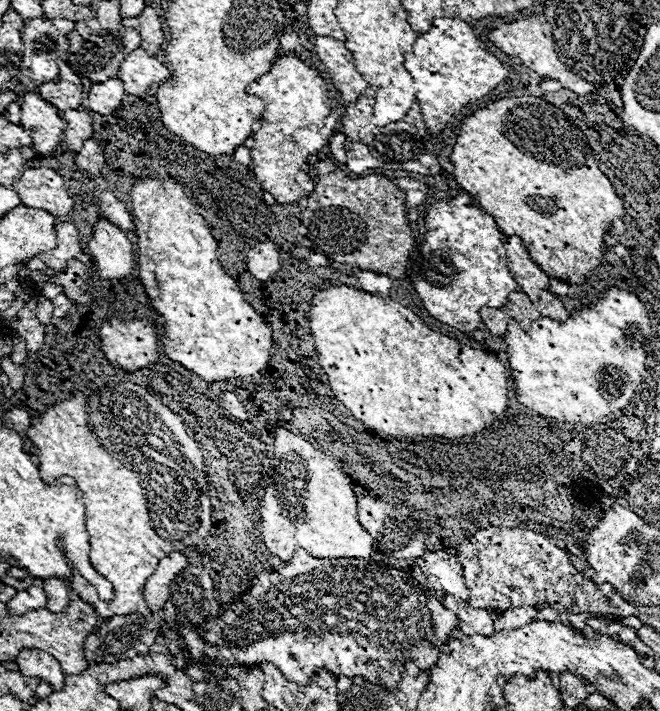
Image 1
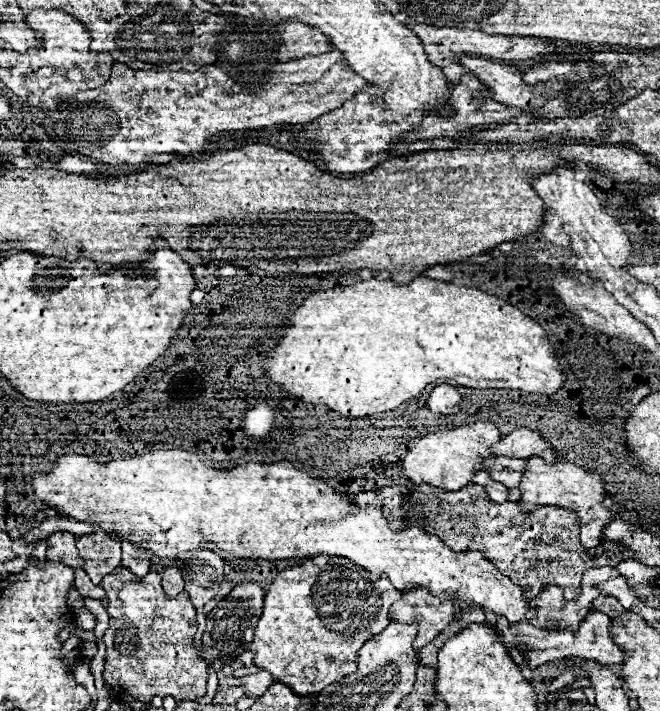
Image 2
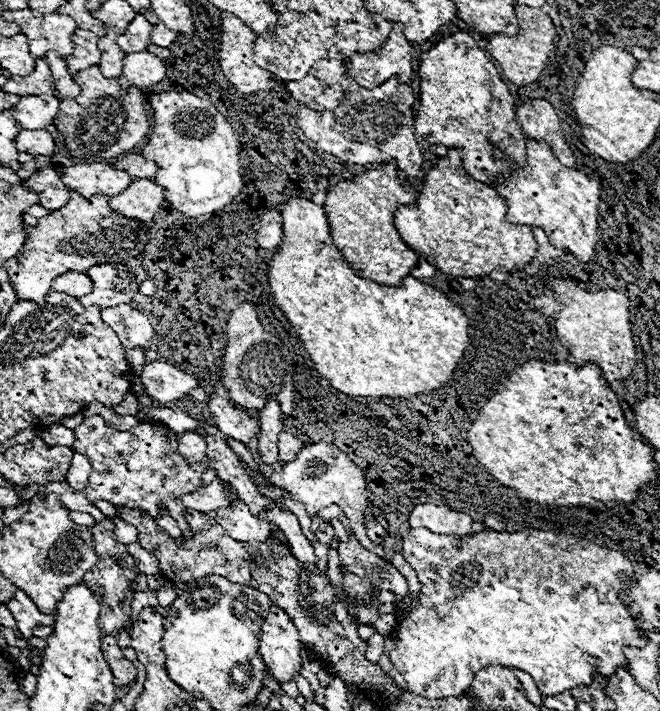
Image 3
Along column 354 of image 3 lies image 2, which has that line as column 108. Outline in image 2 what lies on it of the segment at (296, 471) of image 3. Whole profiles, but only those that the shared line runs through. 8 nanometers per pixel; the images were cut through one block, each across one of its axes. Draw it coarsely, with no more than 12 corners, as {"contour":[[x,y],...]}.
{"contour":[[156,450],[34,474],[64,518],[160,558],[342,556],[532,620],[480,552],[392,532],[292,462]]}

